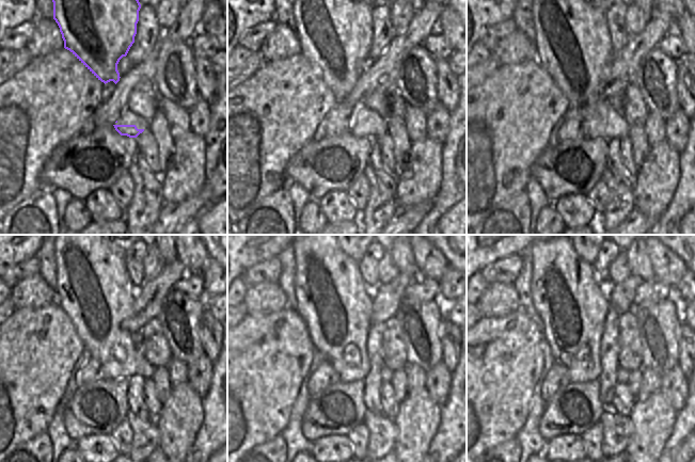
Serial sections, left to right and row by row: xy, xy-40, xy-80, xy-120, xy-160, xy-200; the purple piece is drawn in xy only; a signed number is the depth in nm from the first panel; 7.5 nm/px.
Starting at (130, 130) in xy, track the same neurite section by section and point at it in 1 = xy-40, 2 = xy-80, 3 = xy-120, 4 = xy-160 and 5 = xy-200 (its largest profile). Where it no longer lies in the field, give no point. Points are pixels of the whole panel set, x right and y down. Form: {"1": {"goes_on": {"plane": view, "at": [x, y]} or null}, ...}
{"1": {"goes_on": {"plane": "xy-40", "at": [358, 130]}}, "2": {"goes_on": {"plane": "xy-80", "at": [573, 46]}}, "3": {"goes_on": {"plane": "xy-120", "at": [94, 289]}}, "4": {"goes_on": {"plane": "xy-160", "at": [332, 298]}}, "5": {"goes_on": {"plane": "xy-200", "at": [572, 304]}}}

